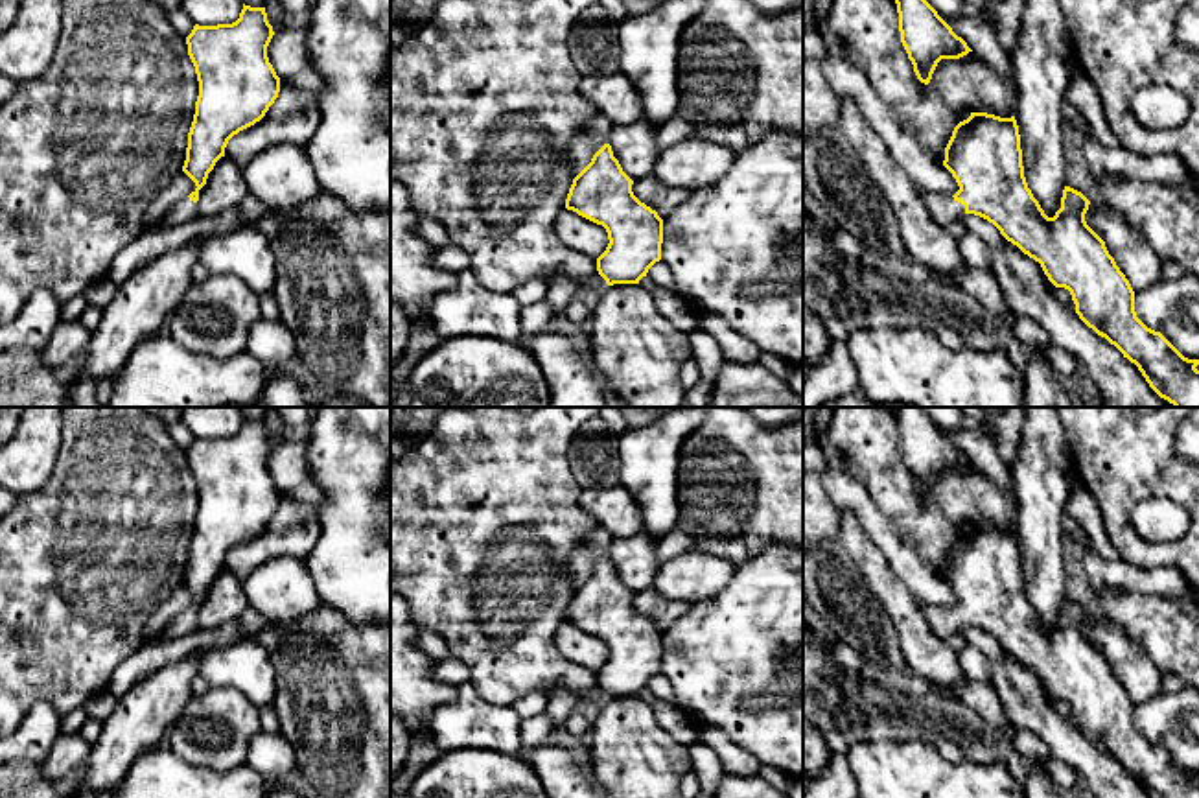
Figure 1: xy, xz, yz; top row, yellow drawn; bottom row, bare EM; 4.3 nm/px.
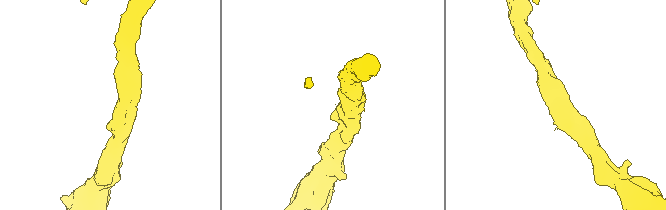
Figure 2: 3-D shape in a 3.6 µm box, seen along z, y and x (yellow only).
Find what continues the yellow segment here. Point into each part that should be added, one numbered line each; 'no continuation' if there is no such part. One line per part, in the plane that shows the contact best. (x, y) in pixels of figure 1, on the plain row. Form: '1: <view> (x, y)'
1: yz (945, 623)

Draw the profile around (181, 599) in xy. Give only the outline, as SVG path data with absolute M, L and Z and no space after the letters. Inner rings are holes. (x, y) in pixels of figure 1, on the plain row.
M180 584L147 619L144 627L144 640L147 643L158 641L162 628L171 621L171 617L182 610L188 610L192 604L195 604L195 601L195 595L184 584Z

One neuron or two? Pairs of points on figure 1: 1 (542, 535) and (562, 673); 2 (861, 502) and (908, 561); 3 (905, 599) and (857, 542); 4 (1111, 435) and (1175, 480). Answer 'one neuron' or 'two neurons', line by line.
1: one neuron
2: one neuron
3: one neuron
4: one neuron

